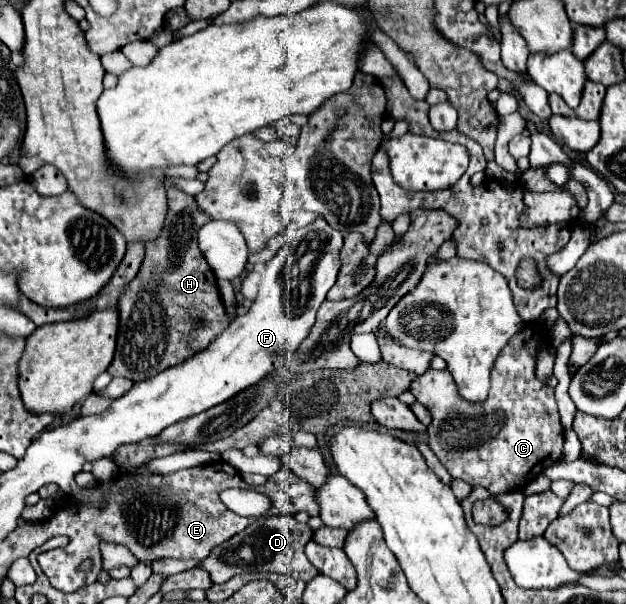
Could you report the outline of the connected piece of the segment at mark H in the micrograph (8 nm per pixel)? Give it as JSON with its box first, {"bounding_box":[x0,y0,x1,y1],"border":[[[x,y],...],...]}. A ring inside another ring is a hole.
{"bounding_box":[108,180,228,382],"border":[[[166,180],[164,184],[168,190],[168,214],[166,214],[162,234],[158,236],[158,240],[146,244],[146,258],[142,262],[142,268],[118,302],[118,312],[120,312],[118,344],[116,344],[116,354],[108,368],[108,374],[124,376],[124,378],[130,378],[132,382],[152,378],[164,372],[166,368],[184,362],[194,352],[204,350],[212,342],[212,338],[216,338],[216,334],[220,334],[228,326],[224,306],[216,286],[216,276],[208,268],[206,258],[198,248],[198,230],[210,218],[198,210],[192,196],[168,186]]]}

